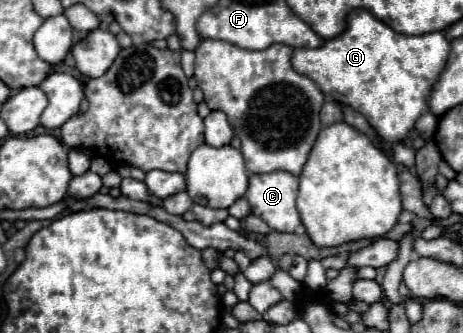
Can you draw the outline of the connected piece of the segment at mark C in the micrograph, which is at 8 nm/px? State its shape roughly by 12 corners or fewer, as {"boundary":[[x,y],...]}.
{"boundary":[[287,171],[251,175],[251,213],[275,231],[301,225],[299,179]]}

